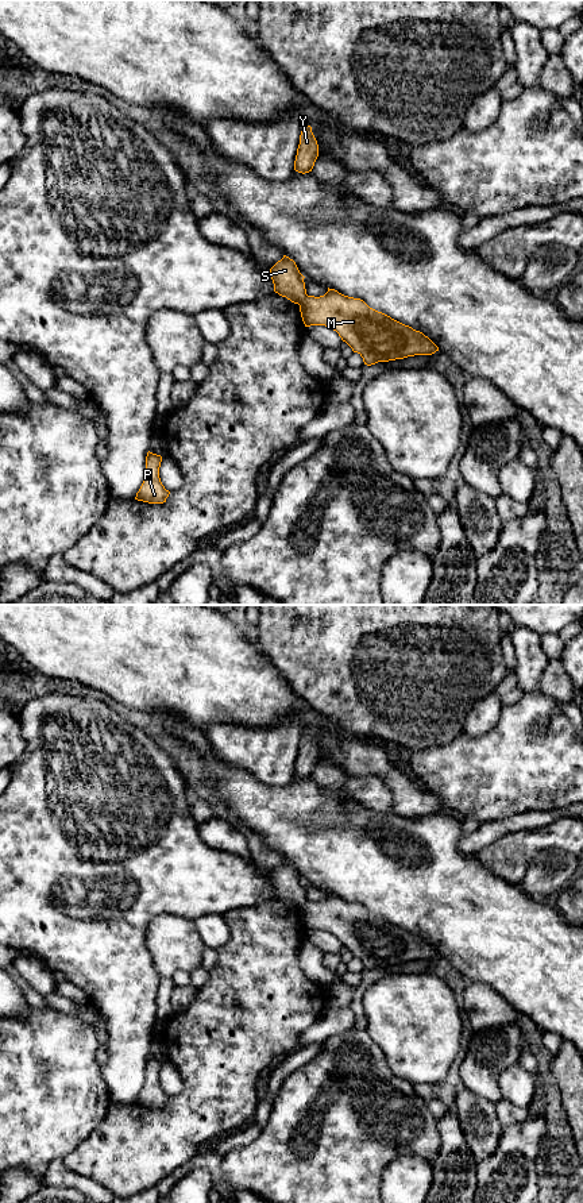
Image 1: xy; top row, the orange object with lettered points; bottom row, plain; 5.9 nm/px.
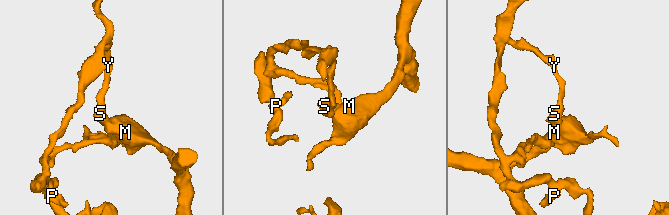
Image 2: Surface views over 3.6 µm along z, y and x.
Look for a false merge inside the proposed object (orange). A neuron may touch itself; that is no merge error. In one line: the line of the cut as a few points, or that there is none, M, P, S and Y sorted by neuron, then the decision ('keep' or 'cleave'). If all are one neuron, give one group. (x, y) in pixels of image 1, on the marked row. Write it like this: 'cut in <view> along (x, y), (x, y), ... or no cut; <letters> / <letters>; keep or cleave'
cut in xy along (307, 295), (298, 304); M / P S Y; cleave

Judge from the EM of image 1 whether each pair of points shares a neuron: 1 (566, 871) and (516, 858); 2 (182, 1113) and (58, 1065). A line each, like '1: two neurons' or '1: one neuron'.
1: two neurons
2: two neurons

